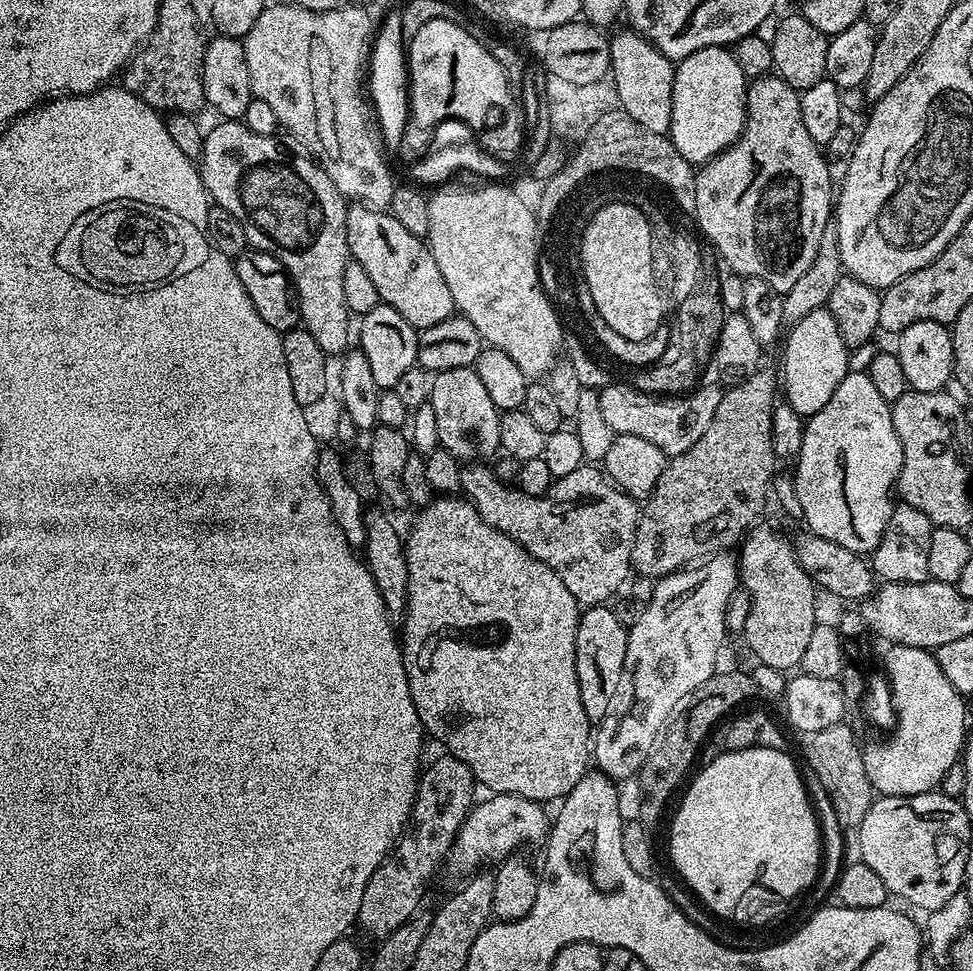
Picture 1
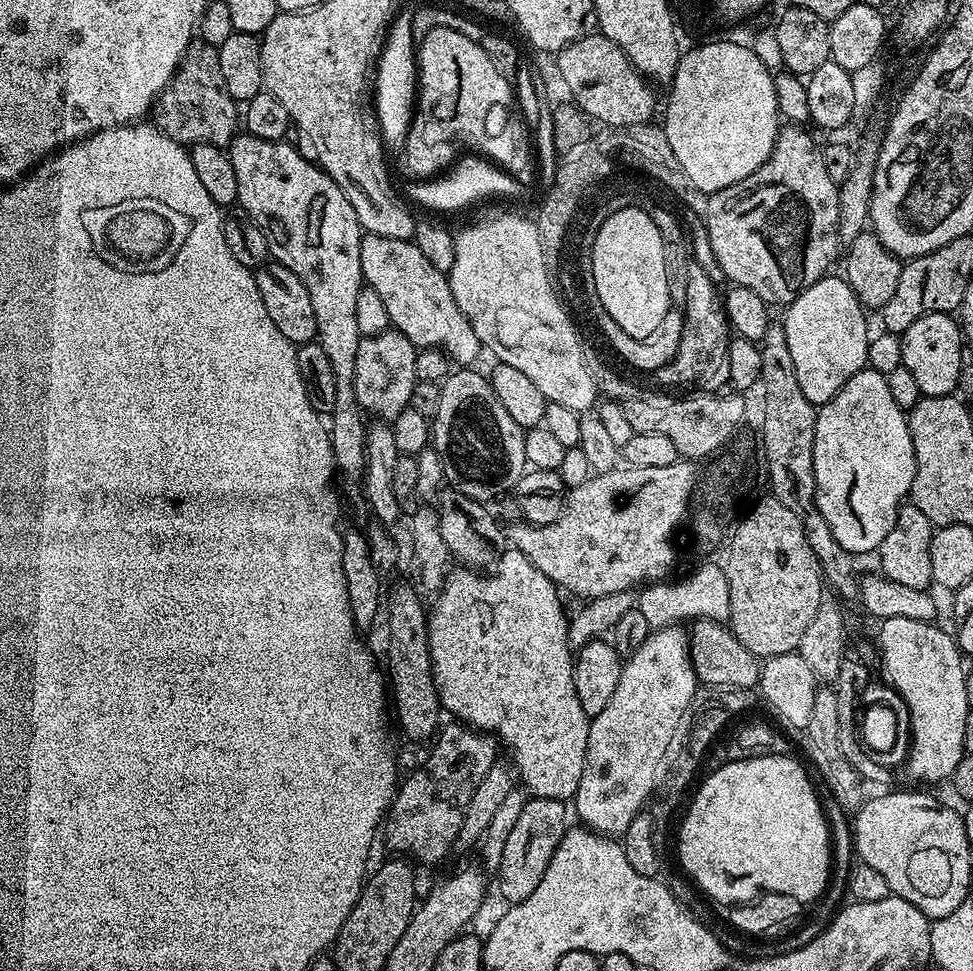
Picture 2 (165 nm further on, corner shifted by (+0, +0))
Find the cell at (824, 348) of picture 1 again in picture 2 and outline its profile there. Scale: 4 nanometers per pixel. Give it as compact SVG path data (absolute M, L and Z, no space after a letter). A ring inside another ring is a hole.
M840 274L823 276L814 286L802 290L792 304L787 305L788 312L782 317L786 330L786 342L790 345L790 355L794 357L794 374L798 374L798 386L802 394L814 405L830 402L854 378L854 374L862 371L868 363L867 350L870 341L866 310L858 302L854 290L850 290L848 281Z

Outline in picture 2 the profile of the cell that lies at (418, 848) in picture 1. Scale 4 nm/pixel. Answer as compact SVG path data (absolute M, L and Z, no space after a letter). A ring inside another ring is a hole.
M448 723L439 729L428 761L413 776L405 780L403 777L386 817L388 844L396 851L393 853L403 854L413 861L421 860L424 864L436 864L448 851L453 851L466 806L470 806L478 782L486 778L486 770L498 760L498 744L491 735L478 732L467 724Z

